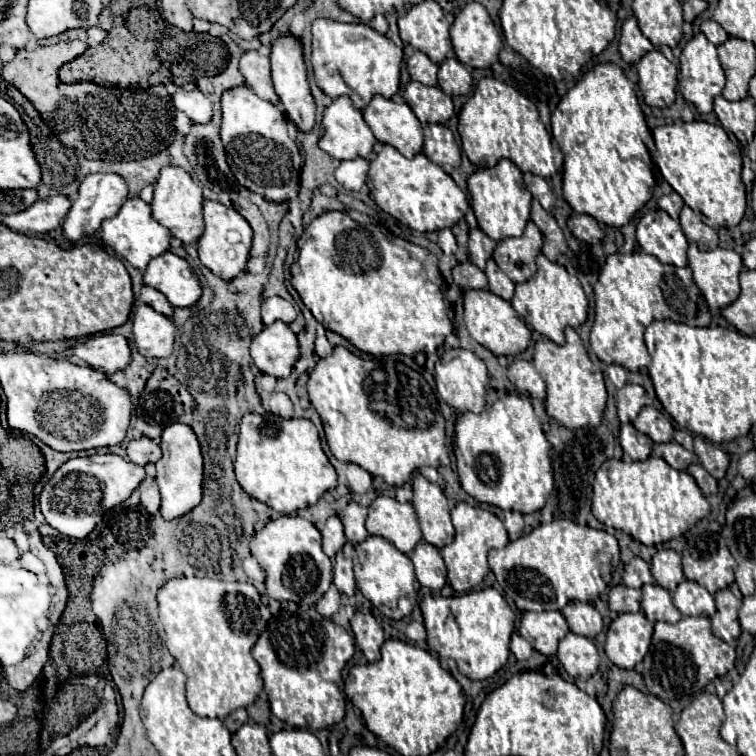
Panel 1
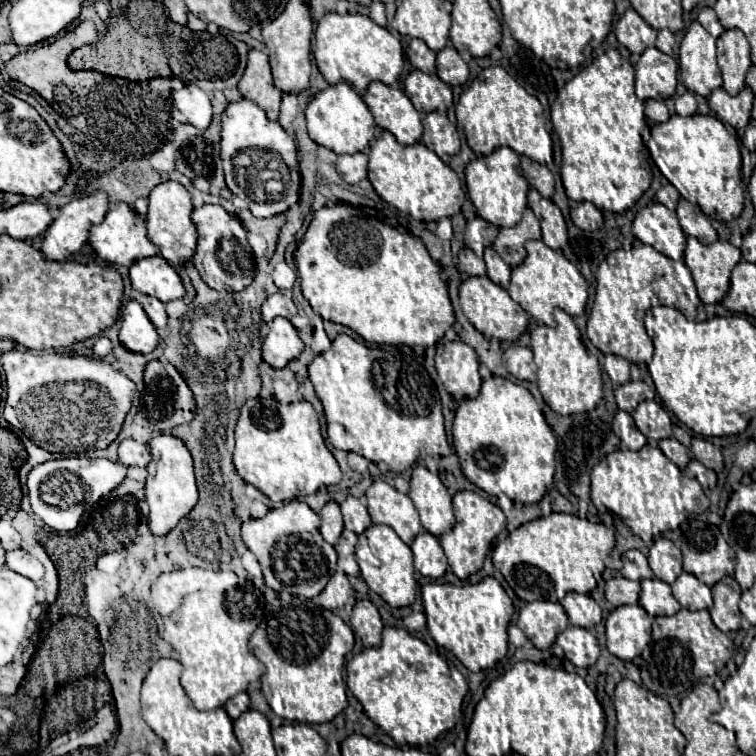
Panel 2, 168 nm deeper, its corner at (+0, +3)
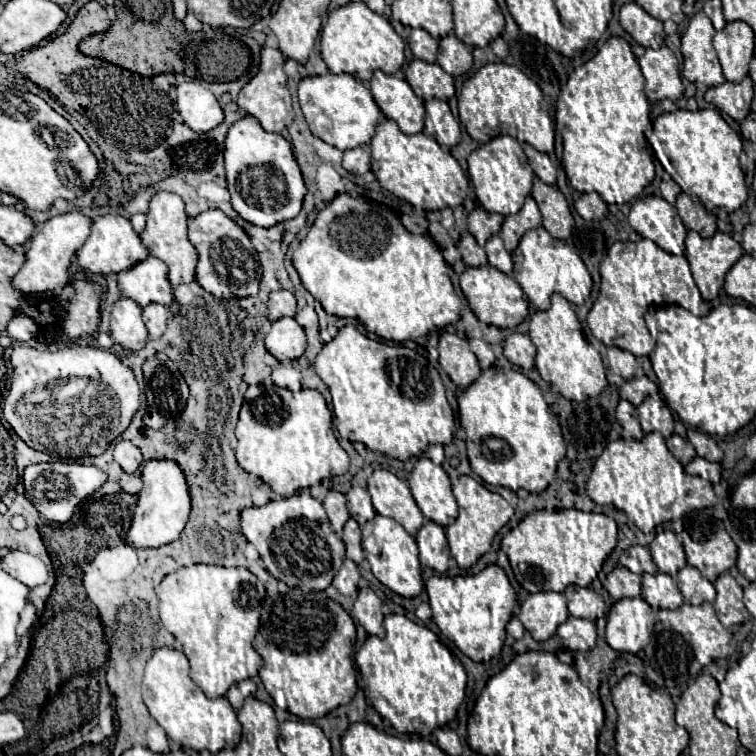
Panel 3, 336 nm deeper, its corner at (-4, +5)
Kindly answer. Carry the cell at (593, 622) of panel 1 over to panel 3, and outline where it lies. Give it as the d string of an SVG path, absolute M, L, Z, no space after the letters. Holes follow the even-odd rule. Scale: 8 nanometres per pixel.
M570 586L564 590L564 596L568 600L568 612L574 618L586 618L594 622L598 616L604 616L606 612L604 600L592 588Z

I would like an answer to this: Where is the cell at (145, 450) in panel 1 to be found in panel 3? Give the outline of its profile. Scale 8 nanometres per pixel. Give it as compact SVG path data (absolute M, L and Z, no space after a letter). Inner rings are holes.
M120 440L114 448L114 460L126 470L126 472L136 472L144 458L142 458L142 452L138 446L134 446L130 440Z

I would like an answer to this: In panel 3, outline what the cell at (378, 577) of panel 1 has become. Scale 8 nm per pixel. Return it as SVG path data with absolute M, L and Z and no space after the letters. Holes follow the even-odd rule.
M376 514L374 520L366 522L362 528L362 550L370 562L372 574L402 598L416 598L422 590L422 570L418 562L416 540L392 518Z

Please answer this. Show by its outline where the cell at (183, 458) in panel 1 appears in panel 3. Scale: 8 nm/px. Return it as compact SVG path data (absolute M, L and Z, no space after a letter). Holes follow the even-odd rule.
M168 458L146 460L142 466L142 482L144 486L138 494L138 506L134 510L134 520L128 530L126 542L134 544L136 548L158 548L178 540L192 508L192 498L184 470Z

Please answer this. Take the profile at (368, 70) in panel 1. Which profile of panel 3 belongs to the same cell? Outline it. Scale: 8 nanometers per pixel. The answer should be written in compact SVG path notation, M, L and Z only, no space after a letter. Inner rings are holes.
M350 2L328 14L328 20L320 34L320 52L330 72L352 74L360 82L370 80L370 72L382 70L394 74L402 68L405 61L404 40L396 34L390 22L372 12L364 2Z

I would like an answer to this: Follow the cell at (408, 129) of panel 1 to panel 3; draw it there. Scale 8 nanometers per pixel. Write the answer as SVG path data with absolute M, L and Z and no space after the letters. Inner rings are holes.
M374 72L370 92L386 118L394 120L404 134L420 134L424 130L424 102L412 92L406 80Z

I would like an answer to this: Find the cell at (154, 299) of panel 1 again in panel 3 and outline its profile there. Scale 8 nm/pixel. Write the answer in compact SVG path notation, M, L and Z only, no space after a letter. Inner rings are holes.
M148 304L142 308L142 316L144 316L144 324L148 328L148 338L150 340L156 340L164 334L166 330L166 308L162 304Z

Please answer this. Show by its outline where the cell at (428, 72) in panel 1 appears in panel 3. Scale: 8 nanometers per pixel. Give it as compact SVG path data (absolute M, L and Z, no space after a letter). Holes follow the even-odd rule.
M418 28L418 30L412 30L410 34L410 40L408 40L408 46L412 50L412 54L428 64L434 64L436 62L436 54L438 54L438 40L434 40L426 30Z

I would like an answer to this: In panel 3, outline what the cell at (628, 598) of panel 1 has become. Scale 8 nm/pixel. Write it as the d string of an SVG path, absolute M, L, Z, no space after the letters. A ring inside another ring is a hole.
M616 566L608 574L604 588L608 590L608 594L614 600L620 600L620 598L638 598L640 596L640 588L642 588L642 576L632 574L624 566Z

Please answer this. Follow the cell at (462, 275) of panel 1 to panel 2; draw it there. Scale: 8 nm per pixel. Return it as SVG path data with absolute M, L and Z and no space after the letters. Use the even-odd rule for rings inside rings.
M470 248L458 252L458 270L466 276L486 276L486 264Z

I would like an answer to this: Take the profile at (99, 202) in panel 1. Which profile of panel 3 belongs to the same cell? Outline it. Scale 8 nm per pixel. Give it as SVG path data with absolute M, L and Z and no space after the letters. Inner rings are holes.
M80 210L58 214L44 222L44 228L32 236L32 246L26 252L26 264L14 276L14 286L24 294L52 294L60 296L68 284L68 266L76 250L86 242L92 230L92 220Z

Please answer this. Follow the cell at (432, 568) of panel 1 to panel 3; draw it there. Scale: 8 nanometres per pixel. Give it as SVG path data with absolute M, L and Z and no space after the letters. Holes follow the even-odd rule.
M426 522L416 534L416 544L420 548L420 564L422 566L432 568L440 574L444 574L448 570L450 548L448 548L448 540L444 536L442 526L438 526L434 522Z

